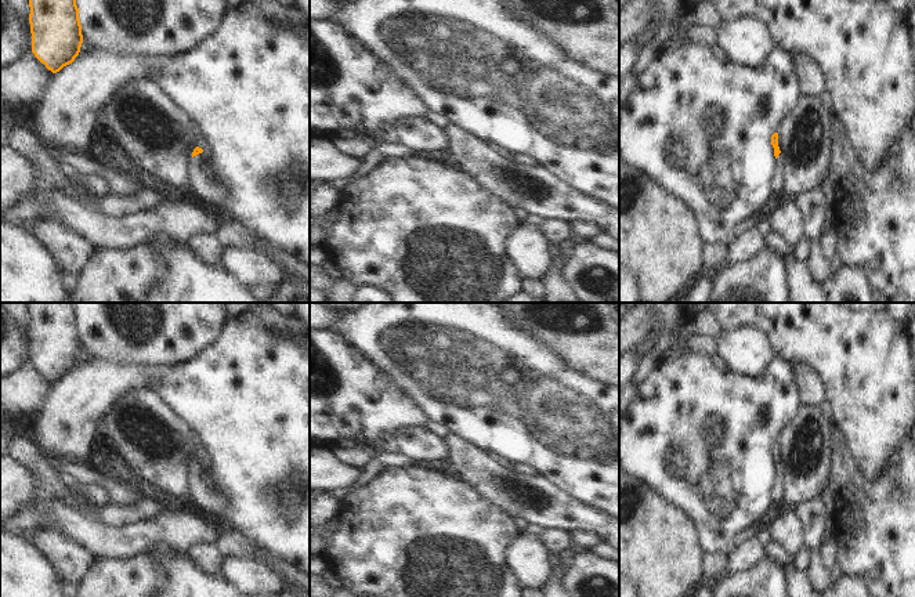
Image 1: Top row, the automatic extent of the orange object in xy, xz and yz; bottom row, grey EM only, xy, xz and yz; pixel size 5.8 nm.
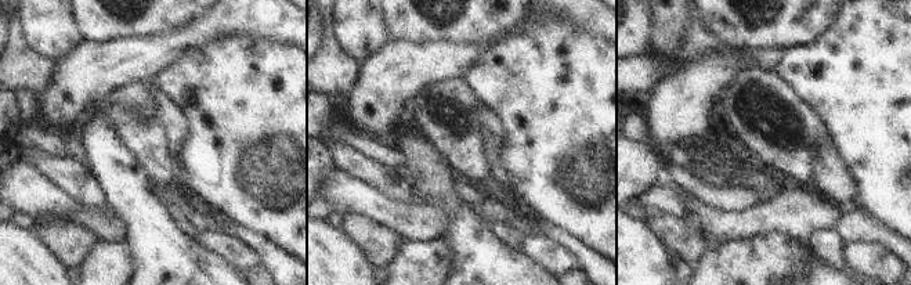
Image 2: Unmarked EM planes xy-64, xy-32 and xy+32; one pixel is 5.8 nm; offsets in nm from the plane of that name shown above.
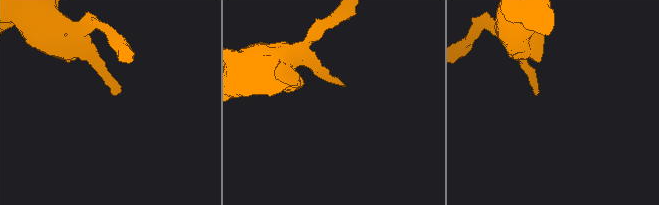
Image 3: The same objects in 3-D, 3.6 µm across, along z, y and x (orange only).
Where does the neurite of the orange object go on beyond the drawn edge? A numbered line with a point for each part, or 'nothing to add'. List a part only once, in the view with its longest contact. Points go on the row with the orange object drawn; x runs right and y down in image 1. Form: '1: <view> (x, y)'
1: xy (214, 192)

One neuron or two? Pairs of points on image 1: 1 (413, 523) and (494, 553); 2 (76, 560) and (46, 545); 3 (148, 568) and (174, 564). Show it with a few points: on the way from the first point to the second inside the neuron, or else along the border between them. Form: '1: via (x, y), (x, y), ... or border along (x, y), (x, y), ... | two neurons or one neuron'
1: via (433, 538), (474, 553) | one neuron
2: via (69, 557), (53, 545) | one neuron
3: border along (148, 553), (161, 563), (165, 582) | two neurons

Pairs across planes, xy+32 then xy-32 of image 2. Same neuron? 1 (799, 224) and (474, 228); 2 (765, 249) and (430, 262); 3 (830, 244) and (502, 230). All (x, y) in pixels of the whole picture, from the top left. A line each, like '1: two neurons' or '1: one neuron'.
1: two neurons
2: one neuron
3: one neuron

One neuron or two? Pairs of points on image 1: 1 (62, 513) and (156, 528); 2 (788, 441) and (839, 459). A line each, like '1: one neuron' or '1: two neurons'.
1: one neuron
2: two neurons

